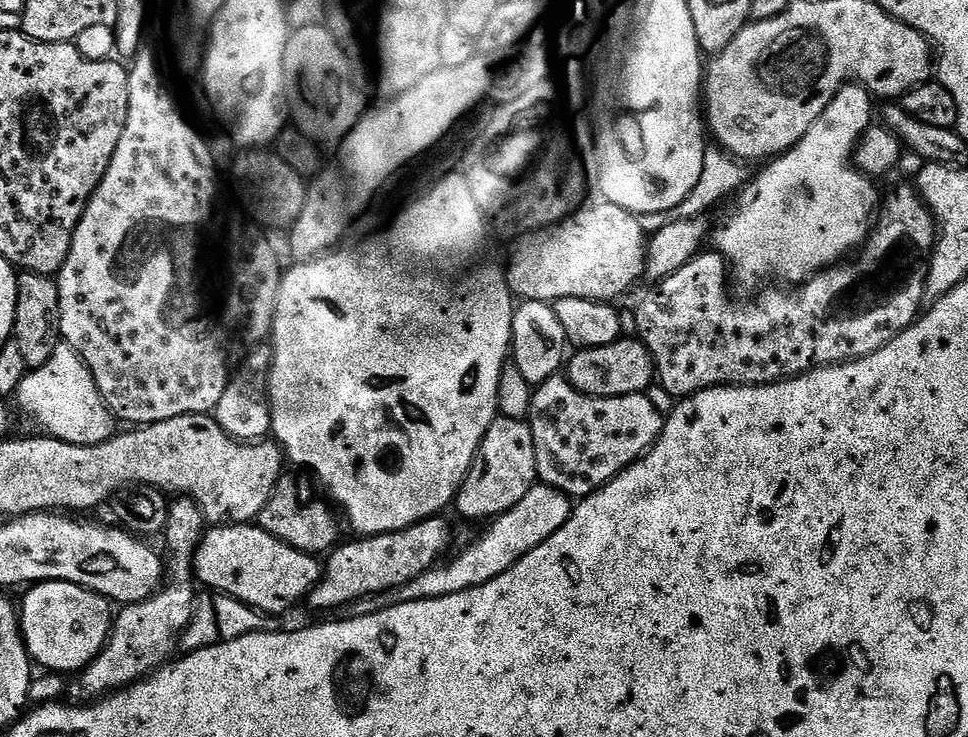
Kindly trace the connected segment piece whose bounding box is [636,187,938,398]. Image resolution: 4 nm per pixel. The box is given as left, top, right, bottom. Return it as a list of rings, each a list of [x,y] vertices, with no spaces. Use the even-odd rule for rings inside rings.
[[[915,187],[900,188],[897,192],[892,192],[886,196],[878,221],[875,223],[866,243],[859,249],[858,255],[855,257],[857,260],[853,264],[841,262],[831,268],[825,268],[823,272],[817,272],[812,279],[799,285],[795,290],[785,290],[783,287],[776,286],[773,287],[776,288],[773,292],[761,291],[759,293],[761,296],[757,300],[750,301],[749,304],[743,304],[740,300],[732,300],[731,294],[728,293],[728,276],[730,280],[728,261],[715,250],[701,251],[700,255],[696,256],[682,270],[678,270],[672,276],[665,276],[663,280],[659,281],[657,288],[660,289],[653,296],[648,296],[641,302],[640,309],[636,312],[636,328],[640,331],[637,332],[638,338],[650,350],[652,361],[656,364],[658,384],[661,384],[670,395],[676,396],[675,398],[693,396],[695,392],[701,392],[707,388],[722,388],[742,384],[777,384],[779,380],[791,380],[794,376],[800,376],[804,372],[813,372],[816,368],[828,368],[831,364],[846,364],[850,360],[861,360],[878,350],[882,350],[882,346],[886,346],[891,340],[898,338],[921,315],[920,303],[926,300],[928,275],[932,266],[932,252],[936,249],[937,237],[938,221],[932,215],[932,209],[928,207],[924,197]]]

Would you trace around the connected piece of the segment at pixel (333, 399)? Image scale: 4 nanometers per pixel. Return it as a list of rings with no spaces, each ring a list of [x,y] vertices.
[[[459,170],[440,172],[413,200],[406,201],[397,210],[396,217],[381,232],[357,244],[345,243],[312,260],[293,263],[293,268],[289,272],[287,269],[280,277],[270,333],[272,368],[268,372],[266,393],[268,405],[272,407],[271,435],[280,445],[289,465],[297,464],[313,472],[324,483],[325,490],[332,495],[331,503],[337,509],[344,508],[343,519],[347,527],[349,524],[356,531],[357,537],[381,536],[406,530],[432,516],[441,515],[445,511],[443,508],[455,501],[484,441],[486,430],[490,430],[496,421],[500,411],[500,379],[514,348],[512,329],[516,326],[517,305],[508,288],[503,267],[498,260],[496,264],[495,258],[488,253],[488,227],[489,221],[478,202],[474,202],[474,194],[470,194],[464,173]]]

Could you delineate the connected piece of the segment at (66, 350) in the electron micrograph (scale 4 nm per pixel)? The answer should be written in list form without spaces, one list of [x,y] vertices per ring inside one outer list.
[[[67,346],[53,347],[52,355],[48,357],[47,364],[39,370],[27,373],[26,378],[20,383],[18,396],[24,399],[24,408],[40,424],[45,424],[47,435],[55,440],[65,440],[68,444],[101,444],[114,434],[114,417],[112,411],[104,405],[88,367],[77,358],[75,352]]]

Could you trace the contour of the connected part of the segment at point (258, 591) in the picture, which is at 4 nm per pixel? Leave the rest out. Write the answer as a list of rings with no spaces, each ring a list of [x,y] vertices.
[[[255,523],[247,524],[221,524],[212,526],[205,531],[200,545],[196,548],[194,557],[194,576],[197,581],[201,580],[213,593],[229,596],[238,602],[249,604],[257,612],[271,617],[283,617],[283,612],[288,612],[296,603],[307,601],[312,587],[320,580],[322,564],[316,556],[306,554],[278,538],[274,534],[266,534]]]

